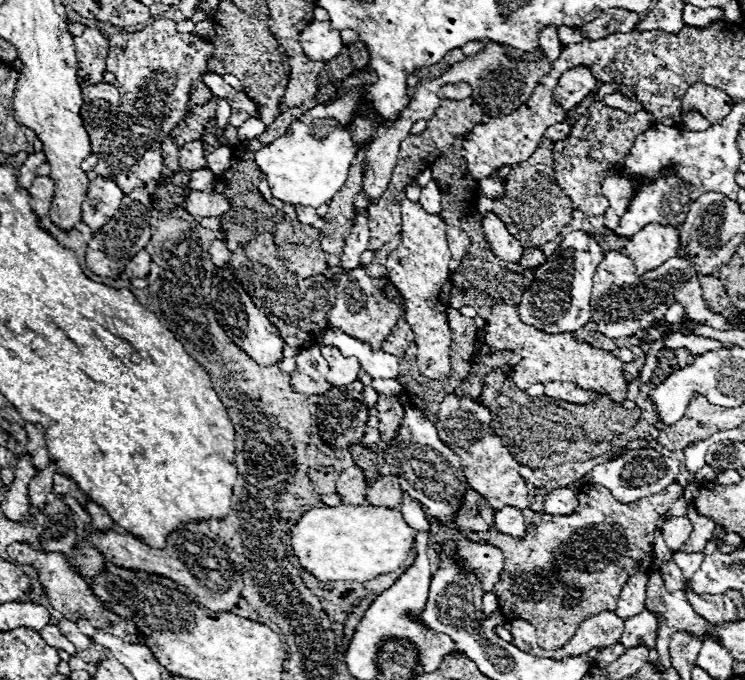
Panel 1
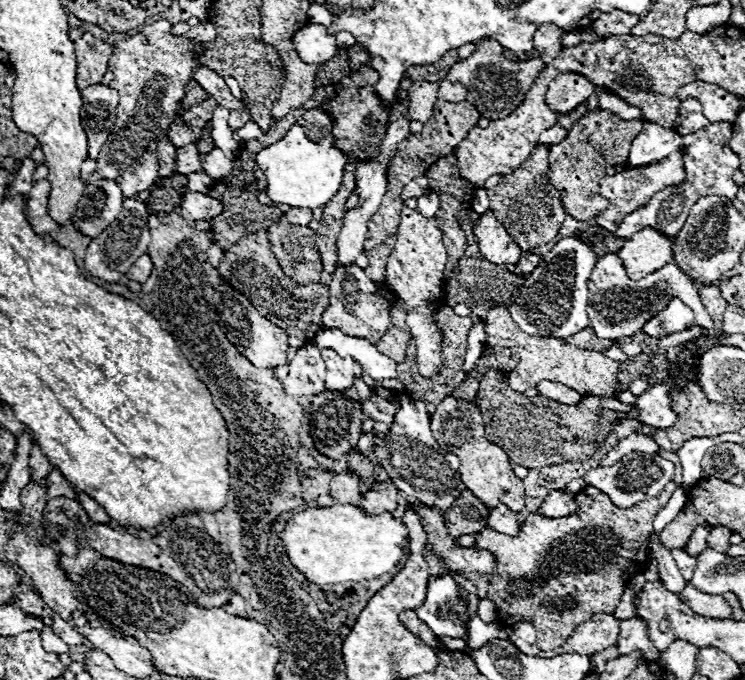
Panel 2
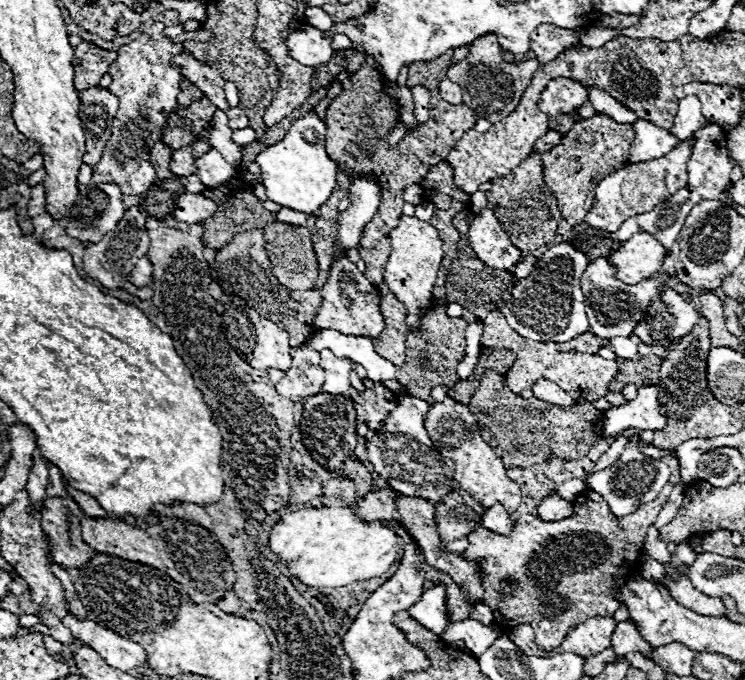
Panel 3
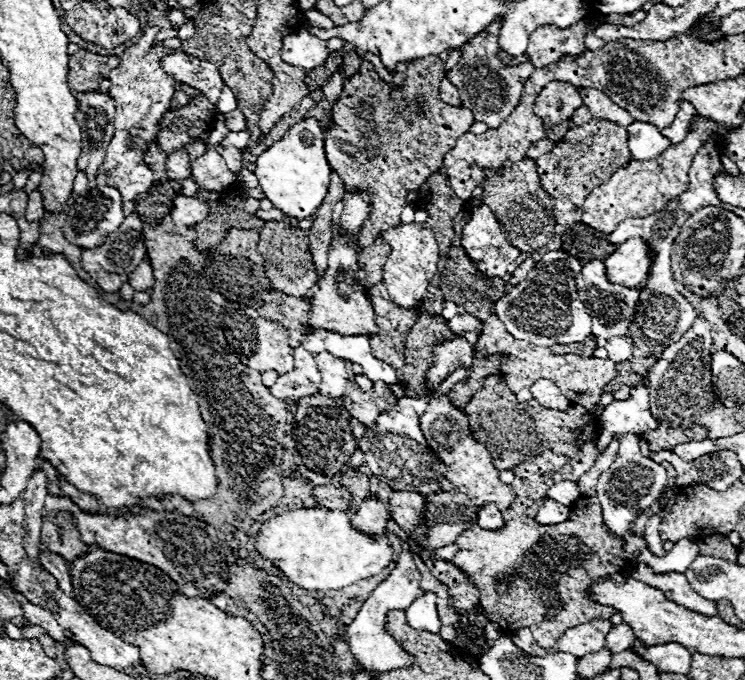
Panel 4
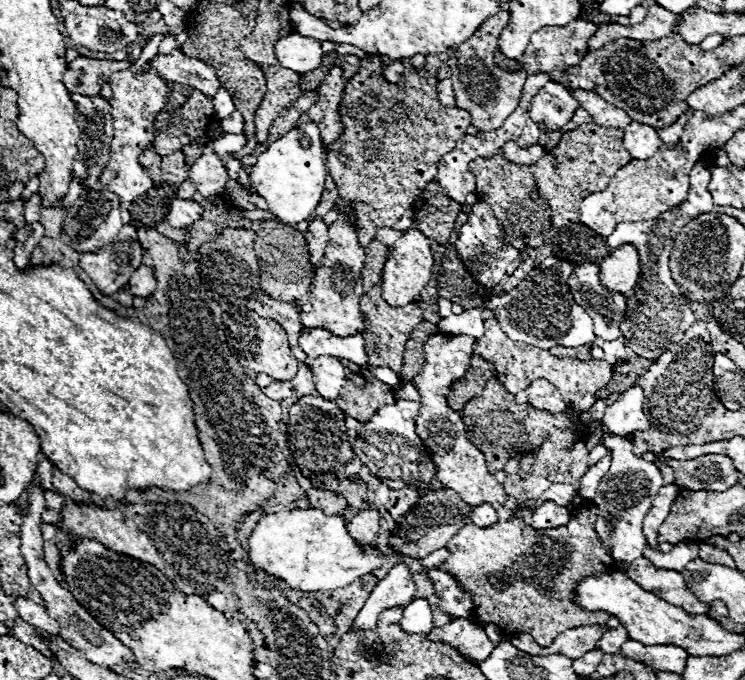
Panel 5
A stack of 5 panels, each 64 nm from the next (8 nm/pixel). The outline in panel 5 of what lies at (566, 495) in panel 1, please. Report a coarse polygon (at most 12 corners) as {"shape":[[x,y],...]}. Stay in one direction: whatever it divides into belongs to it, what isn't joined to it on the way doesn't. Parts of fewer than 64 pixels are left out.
{"shape":[[554,502],[536,508],[534,528],[558,528],[568,524],[570,510]]}

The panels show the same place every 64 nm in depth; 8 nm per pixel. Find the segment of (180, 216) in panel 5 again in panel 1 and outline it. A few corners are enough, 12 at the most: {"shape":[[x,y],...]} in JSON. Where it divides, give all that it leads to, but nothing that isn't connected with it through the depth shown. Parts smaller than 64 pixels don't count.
{"shape":[[192,190],[184,210],[192,216],[222,216],[230,210],[224,194]]}

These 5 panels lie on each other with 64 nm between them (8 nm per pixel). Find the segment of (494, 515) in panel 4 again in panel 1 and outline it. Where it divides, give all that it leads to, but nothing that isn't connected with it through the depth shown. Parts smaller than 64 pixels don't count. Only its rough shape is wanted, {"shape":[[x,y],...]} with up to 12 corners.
{"shape":[[496,510],[494,528],[522,538],[526,534],[522,510]]}

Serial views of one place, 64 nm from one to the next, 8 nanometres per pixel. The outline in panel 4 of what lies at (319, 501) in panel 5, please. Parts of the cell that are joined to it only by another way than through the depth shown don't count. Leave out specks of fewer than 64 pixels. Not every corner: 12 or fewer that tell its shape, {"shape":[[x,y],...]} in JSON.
{"shape":[[346,486],[314,488],[318,506],[348,510],[352,494]]}

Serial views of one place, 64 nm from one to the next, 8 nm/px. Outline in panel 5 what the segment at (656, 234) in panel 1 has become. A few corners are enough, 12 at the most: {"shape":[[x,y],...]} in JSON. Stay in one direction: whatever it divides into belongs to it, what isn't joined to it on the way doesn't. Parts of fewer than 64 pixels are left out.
{"shape":[[624,244],[600,264],[606,288],[630,294],[640,254]]}

